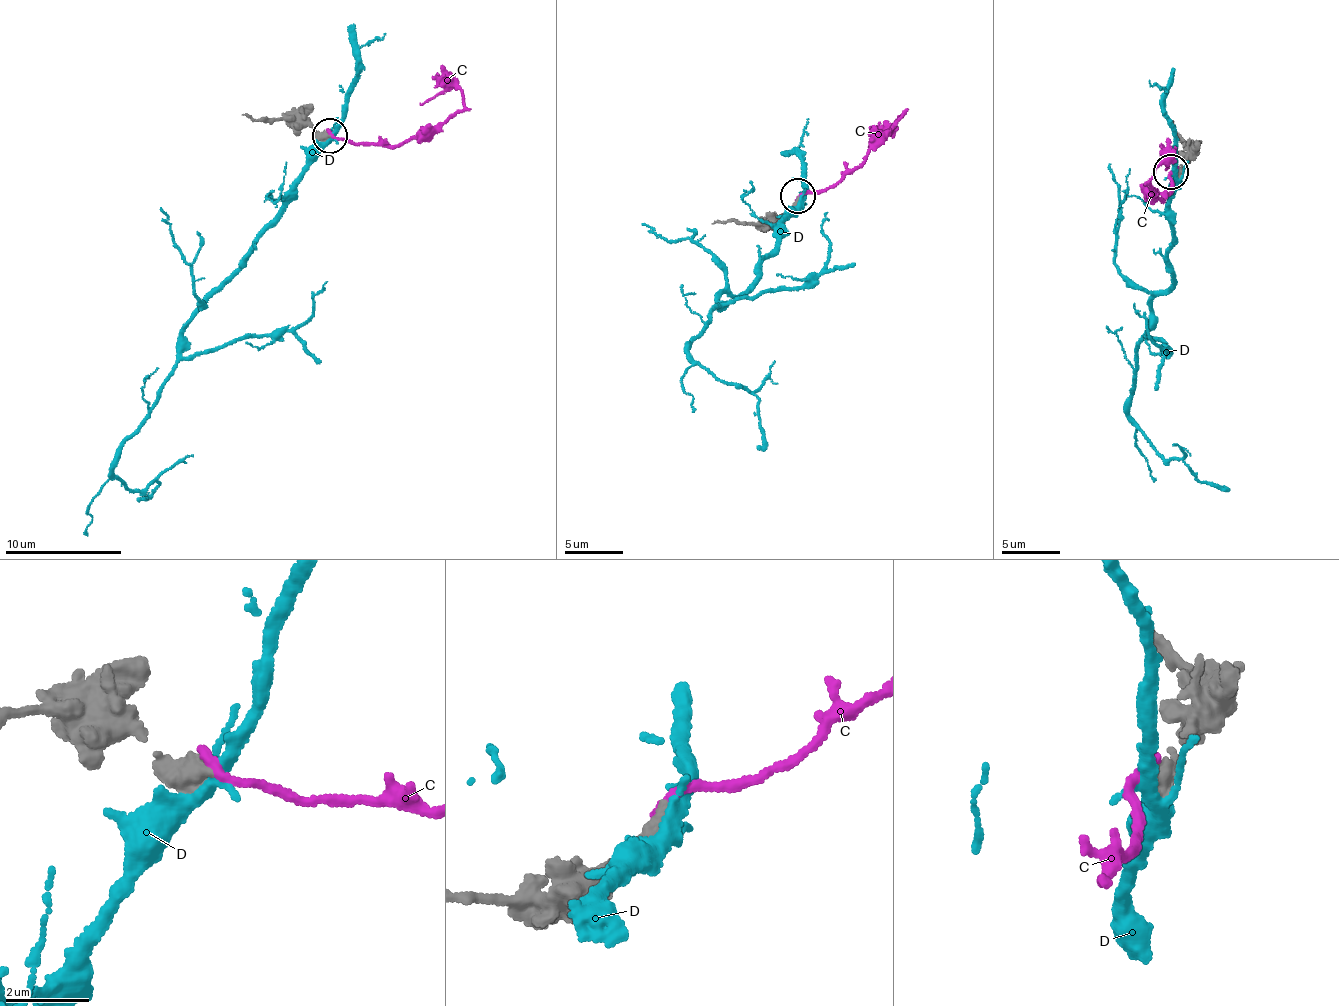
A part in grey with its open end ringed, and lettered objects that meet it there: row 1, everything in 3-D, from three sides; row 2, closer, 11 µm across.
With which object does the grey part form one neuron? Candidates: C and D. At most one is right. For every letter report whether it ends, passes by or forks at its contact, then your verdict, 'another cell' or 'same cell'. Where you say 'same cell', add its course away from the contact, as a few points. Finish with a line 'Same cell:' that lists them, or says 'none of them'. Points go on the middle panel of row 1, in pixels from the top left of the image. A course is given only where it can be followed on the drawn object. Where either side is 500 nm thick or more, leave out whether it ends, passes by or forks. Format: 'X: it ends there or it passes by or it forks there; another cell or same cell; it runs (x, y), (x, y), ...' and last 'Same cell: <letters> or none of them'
C: another cell
D: another cell
Same cell: none of them

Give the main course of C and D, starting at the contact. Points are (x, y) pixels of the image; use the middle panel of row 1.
C: (799, 199), (859, 168), (871, 144), (885, 142), (901, 113), (869, 146)
D: (798, 204), (780, 244), (747, 288), (718, 299), (725, 306), (689, 351), (721, 382), (759, 399), (765, 450)

